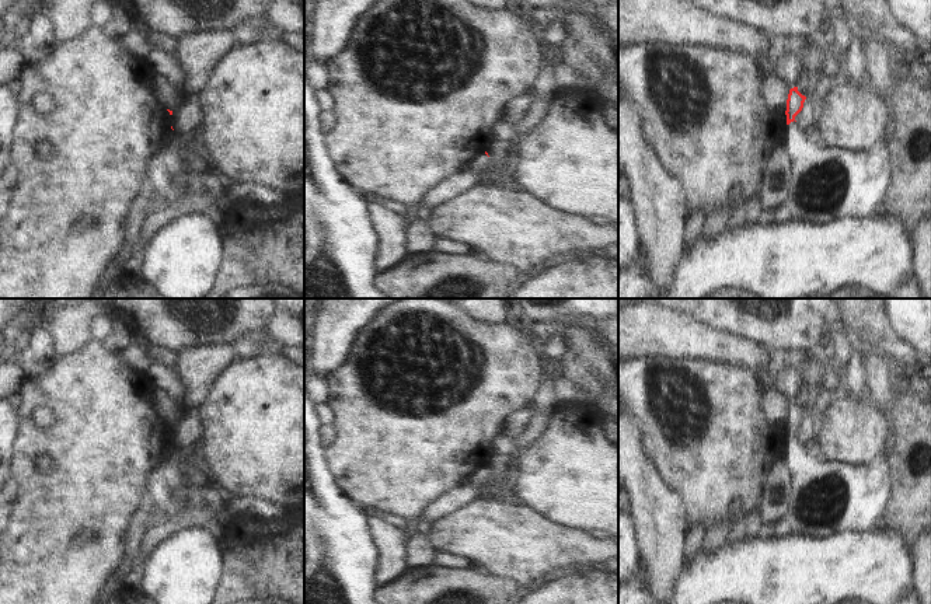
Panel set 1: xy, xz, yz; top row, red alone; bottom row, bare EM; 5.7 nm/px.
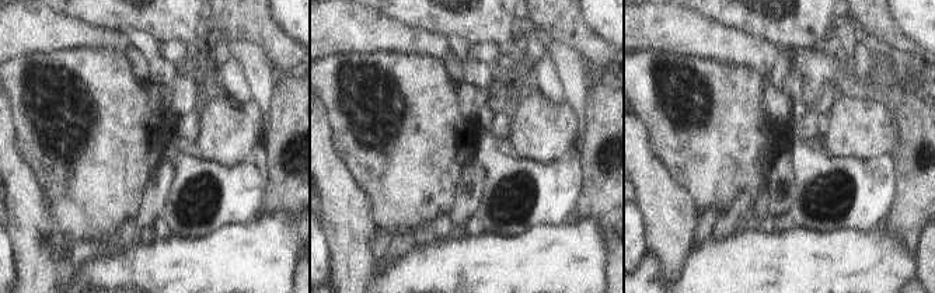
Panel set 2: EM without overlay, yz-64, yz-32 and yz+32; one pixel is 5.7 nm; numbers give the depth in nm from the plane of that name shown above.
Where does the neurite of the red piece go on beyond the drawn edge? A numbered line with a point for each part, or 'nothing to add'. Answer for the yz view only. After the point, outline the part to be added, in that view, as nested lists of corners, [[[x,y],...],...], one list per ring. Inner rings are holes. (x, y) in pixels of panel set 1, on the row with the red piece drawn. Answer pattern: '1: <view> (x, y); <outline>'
1: yz (788, 70); [[[794,53],[784,56],[780,60],[777,77],[781,78],[789,88],[796,87],[801,77],[801,64],[798,56]]]
2: yz (826, 184); [[[794,121],[785,126],[781,144],[792,164],[784,203],[791,219],[824,224],[882,213],[890,186],[888,143],[867,151],[827,149],[810,143]]]

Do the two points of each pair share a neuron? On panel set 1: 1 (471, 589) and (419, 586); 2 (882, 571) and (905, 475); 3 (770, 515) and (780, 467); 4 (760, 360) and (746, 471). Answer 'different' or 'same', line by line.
1: same
2: different
3: same
4: different

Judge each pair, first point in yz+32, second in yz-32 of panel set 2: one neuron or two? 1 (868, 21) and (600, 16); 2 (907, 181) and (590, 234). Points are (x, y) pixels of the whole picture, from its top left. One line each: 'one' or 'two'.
1: two
2: two

